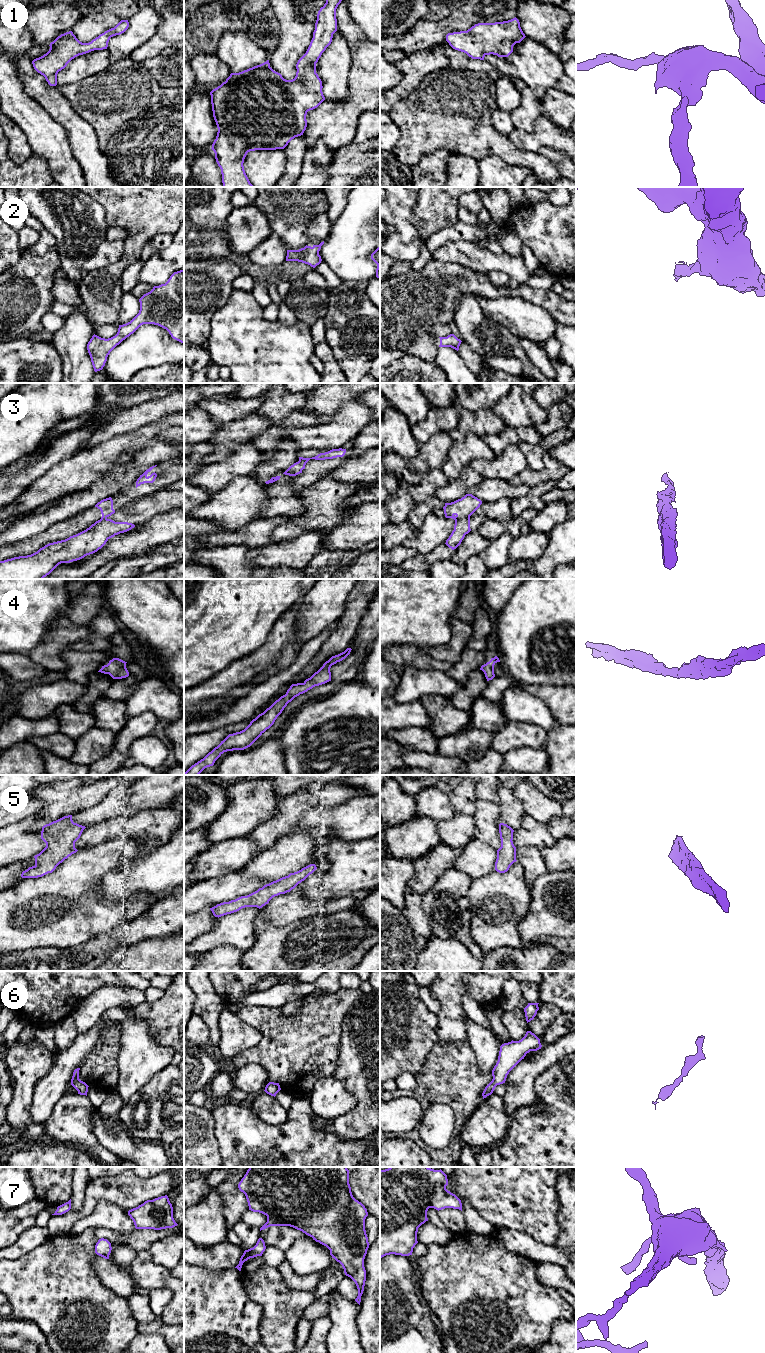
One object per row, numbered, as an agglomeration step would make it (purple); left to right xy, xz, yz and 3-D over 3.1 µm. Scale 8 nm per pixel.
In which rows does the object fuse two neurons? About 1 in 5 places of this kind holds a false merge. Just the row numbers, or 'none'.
3

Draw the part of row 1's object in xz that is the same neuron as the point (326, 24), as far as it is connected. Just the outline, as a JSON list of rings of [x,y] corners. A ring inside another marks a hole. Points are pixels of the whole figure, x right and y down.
[[[326,0],[318,11],[313,38],[296,64],[294,79],[284,79],[270,67],[267,60],[242,72],[231,73],[225,82],[210,92],[213,117],[218,128],[211,149],[221,169],[223,187],[254,187],[243,166],[247,153],[284,149],[292,139],[303,135],[307,127],[307,112],[325,100],[316,63],[337,31],[336,9],[341,1]]]

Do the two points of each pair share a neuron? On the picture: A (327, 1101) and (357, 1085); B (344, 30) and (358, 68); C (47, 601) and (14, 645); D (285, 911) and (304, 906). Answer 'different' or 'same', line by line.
A: different
B: same
C: same
D: same

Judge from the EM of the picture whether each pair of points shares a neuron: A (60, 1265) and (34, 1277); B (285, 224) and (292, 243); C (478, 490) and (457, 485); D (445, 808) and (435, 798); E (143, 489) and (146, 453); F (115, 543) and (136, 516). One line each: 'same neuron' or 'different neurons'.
A: same neuron
B: same neuron
C: different neurons
D: same neuron
E: different neurons
F: different neurons

